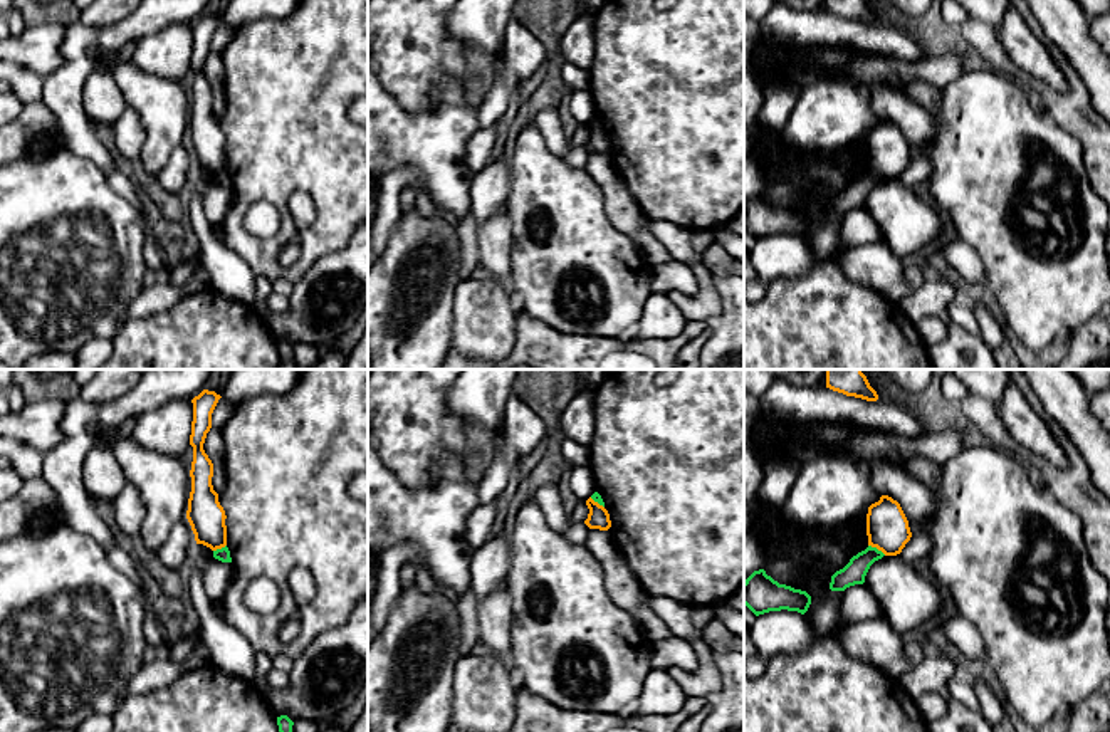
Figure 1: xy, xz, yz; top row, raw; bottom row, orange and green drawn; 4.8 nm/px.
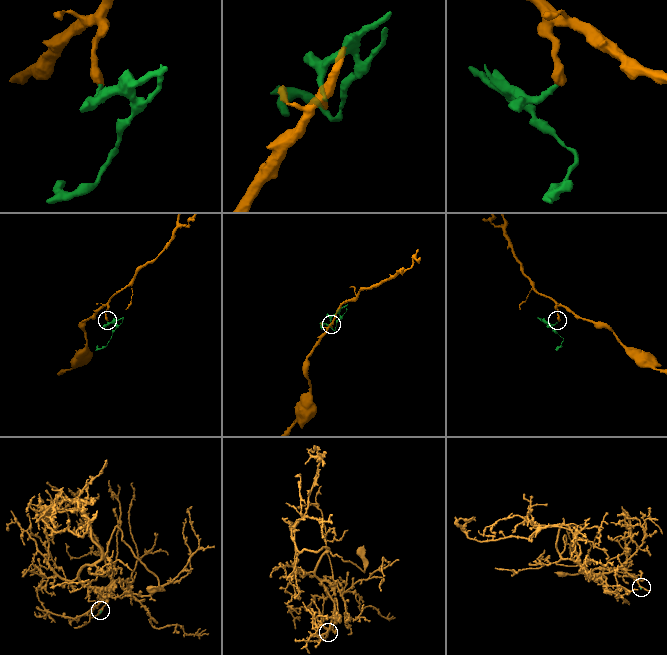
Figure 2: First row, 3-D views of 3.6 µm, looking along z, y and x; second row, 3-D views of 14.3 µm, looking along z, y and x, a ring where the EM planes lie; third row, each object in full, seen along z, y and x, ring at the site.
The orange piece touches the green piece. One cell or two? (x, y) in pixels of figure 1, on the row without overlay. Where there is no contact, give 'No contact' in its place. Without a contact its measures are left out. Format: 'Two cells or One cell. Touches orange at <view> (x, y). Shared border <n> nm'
Two cells. Touches orange at yz (877, 172). Shared border 100 nm

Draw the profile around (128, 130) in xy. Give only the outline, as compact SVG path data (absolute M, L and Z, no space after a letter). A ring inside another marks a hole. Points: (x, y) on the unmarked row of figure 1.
M126 107L113 129L119 154L129 163L138 161L144 143L144 129L138 112L131 107Z

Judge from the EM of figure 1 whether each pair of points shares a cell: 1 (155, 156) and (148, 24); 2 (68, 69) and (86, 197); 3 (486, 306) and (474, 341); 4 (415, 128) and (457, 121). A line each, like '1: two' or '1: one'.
1: two
2: two
3: one
4: one

